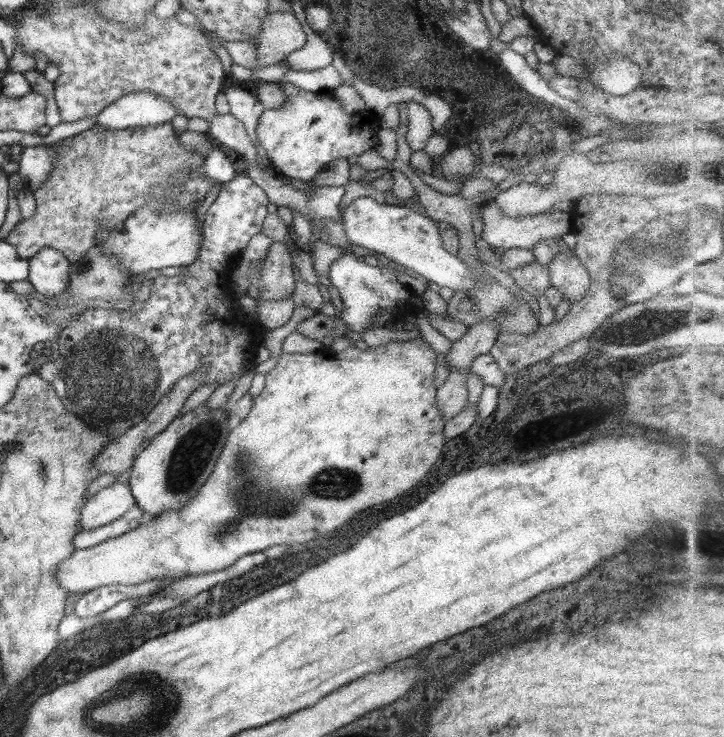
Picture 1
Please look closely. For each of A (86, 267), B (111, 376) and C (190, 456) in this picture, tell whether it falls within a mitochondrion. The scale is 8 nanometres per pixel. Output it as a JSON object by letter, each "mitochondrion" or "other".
{"A":"mitochondrion","B":"mitochondrion","C":"mitochondrion"}

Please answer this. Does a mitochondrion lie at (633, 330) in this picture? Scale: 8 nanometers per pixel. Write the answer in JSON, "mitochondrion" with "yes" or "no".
{"mitochondrion":"yes"}

